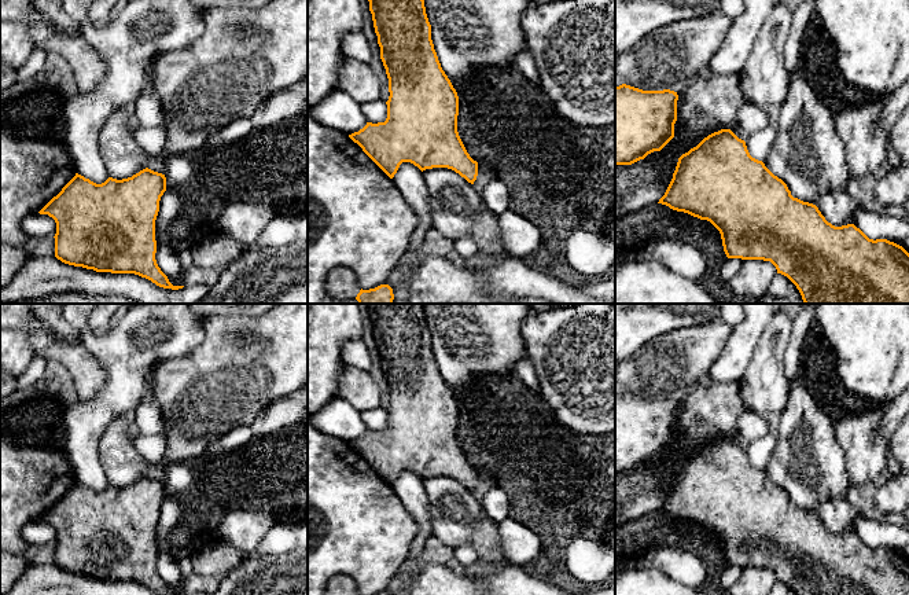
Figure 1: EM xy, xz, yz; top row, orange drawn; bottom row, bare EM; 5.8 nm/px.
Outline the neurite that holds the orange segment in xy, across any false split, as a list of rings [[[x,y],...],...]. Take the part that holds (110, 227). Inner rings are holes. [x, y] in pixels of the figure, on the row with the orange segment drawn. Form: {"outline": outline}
{"outline": [[[148,168],[132,177],[117,180],[108,177],[96,184],[76,173],[76,176],[54,197],[38,213],[48,214],[56,223],[55,257],[65,264],[93,269],[96,272],[135,273],[146,278],[163,289],[179,290],[184,286],[173,286],[157,264],[155,220],[159,212],[159,201],[166,191],[166,177]]]}

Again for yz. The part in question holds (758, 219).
{"outline": [[[730,129],[704,137],[678,158],[673,179],[658,203],[710,221],[721,234],[728,258],[770,261],[787,276],[805,304],[909,304],[909,253],[887,239],[869,239],[854,224],[835,227],[818,207],[791,195],[787,184],[762,161],[752,158],[746,142]]]}

